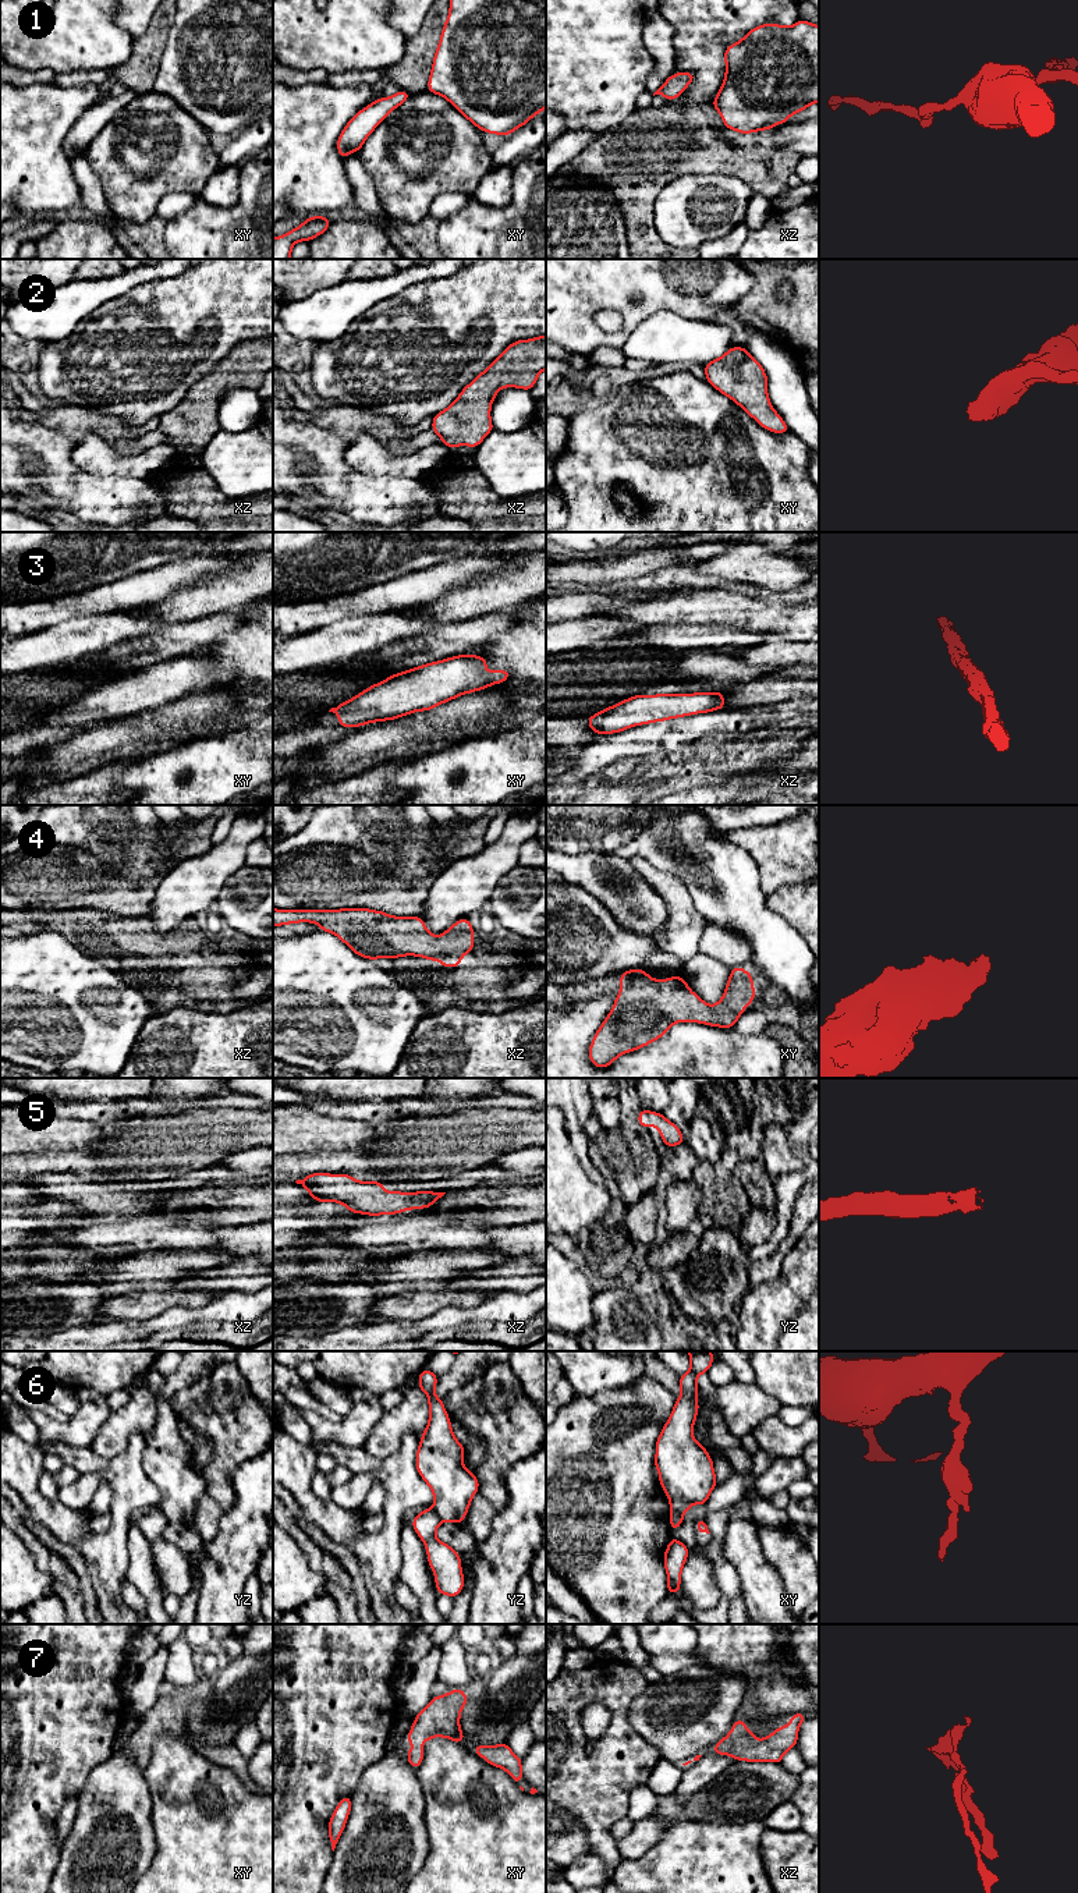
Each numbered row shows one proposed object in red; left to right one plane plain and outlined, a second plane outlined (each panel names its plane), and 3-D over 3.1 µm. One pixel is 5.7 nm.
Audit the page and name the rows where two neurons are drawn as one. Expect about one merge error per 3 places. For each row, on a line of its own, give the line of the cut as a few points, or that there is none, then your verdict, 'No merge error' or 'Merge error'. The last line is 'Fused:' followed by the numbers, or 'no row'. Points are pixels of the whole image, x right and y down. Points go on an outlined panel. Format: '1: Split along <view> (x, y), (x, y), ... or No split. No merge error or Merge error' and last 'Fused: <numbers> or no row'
1: No split. No merge error
2: No split. No merge error
3: No split. No merge error
4: No split. No merge error
5: No split. No merge error
6: Split along yz (433, 1509), (442, 1520). Merge error
7: No split. No merge error
Fused: 6

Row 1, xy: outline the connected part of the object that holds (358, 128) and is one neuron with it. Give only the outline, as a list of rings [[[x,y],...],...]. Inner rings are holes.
[[[400,91],[390,98],[382,98],[359,110],[344,127],[341,135],[337,139],[337,150],[341,160],[344,160],[350,152],[359,152],[365,139],[372,131],[386,118],[386,116],[403,104],[411,95],[405,91]]]

